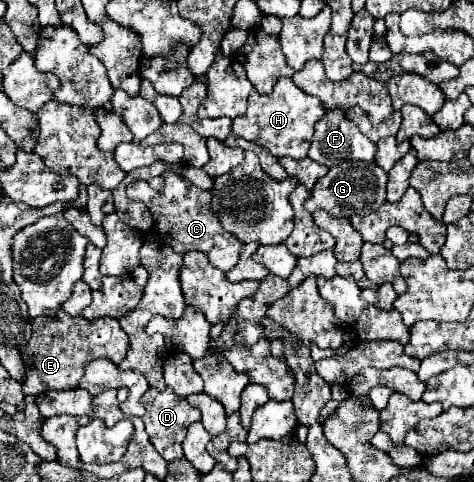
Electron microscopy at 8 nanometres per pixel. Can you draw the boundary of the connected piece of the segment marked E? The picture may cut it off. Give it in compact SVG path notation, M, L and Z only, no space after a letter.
M62 309L56 311L56 317L36 317L32 319L32 337L28 345L20 351L26 365L24 395L36 395L48 389L76 389L84 375L84 367L92 359L106 357L118 365L124 359L126 351L128 335L112 317L88 321L84 317L70 317Z

